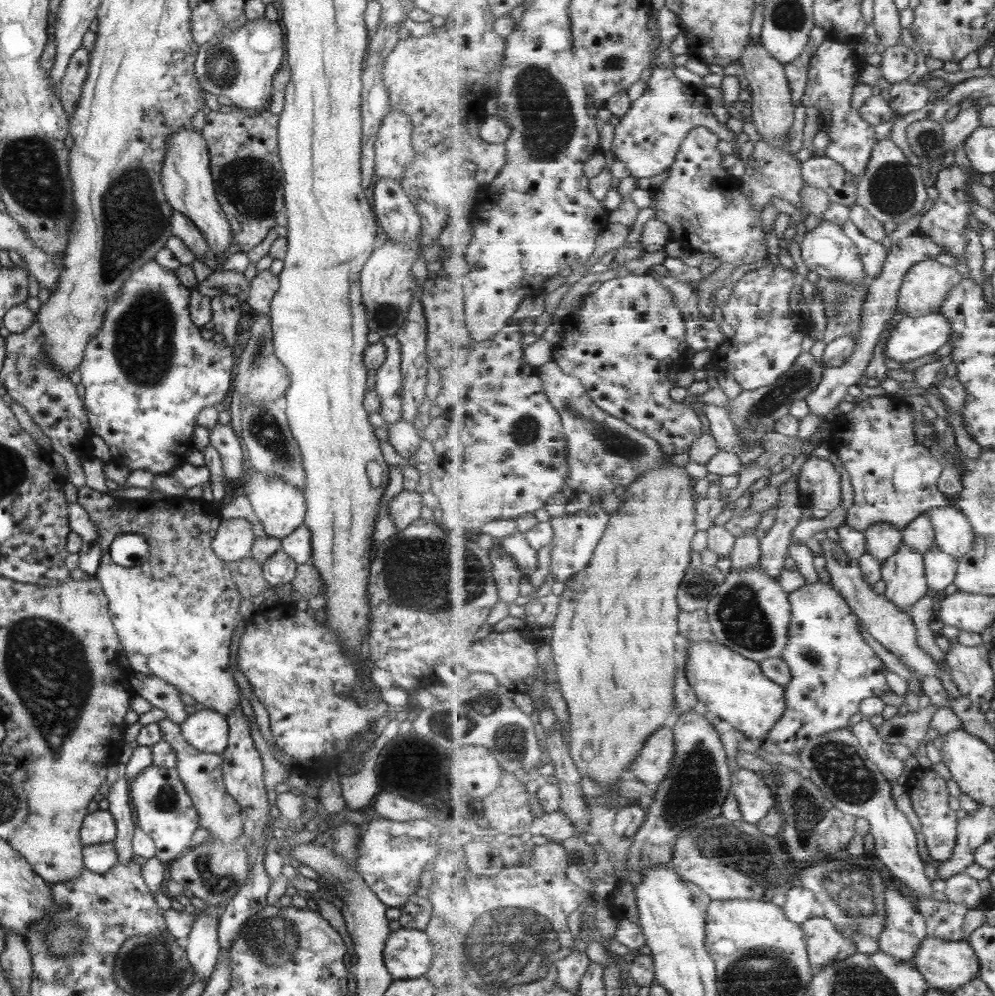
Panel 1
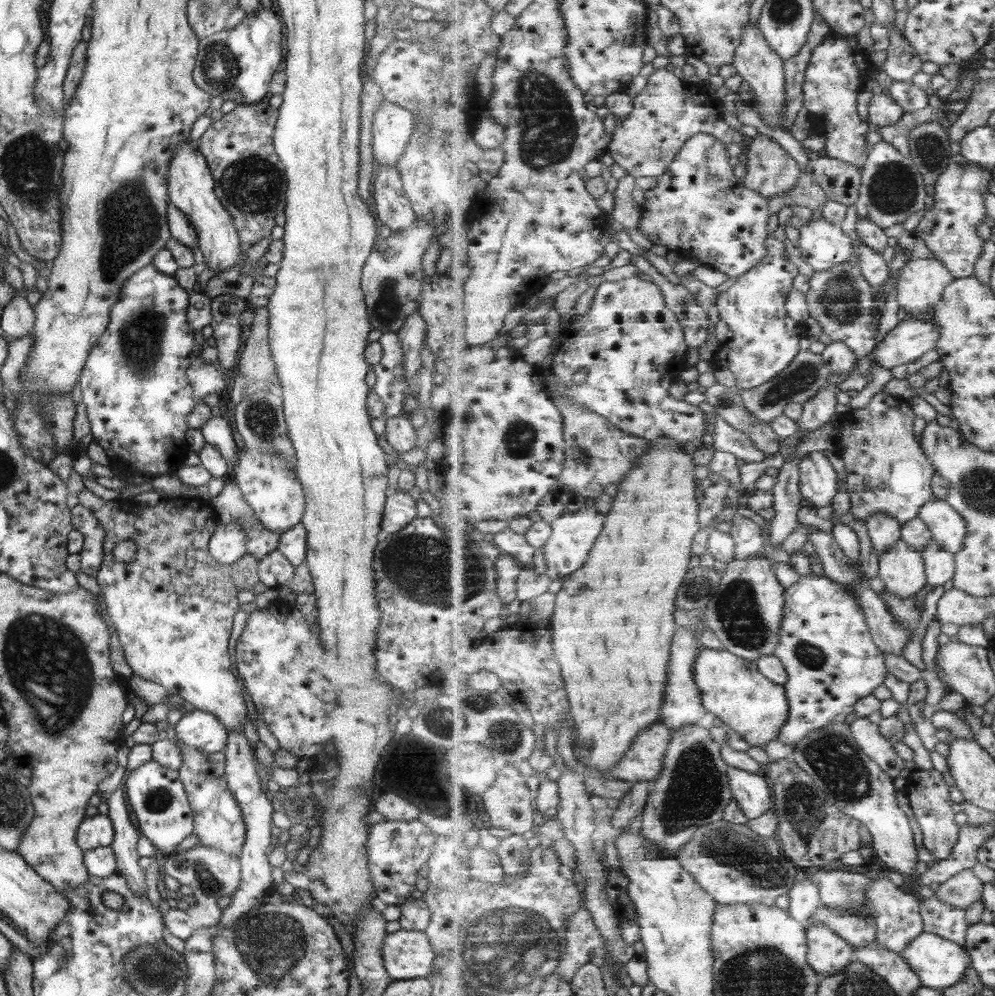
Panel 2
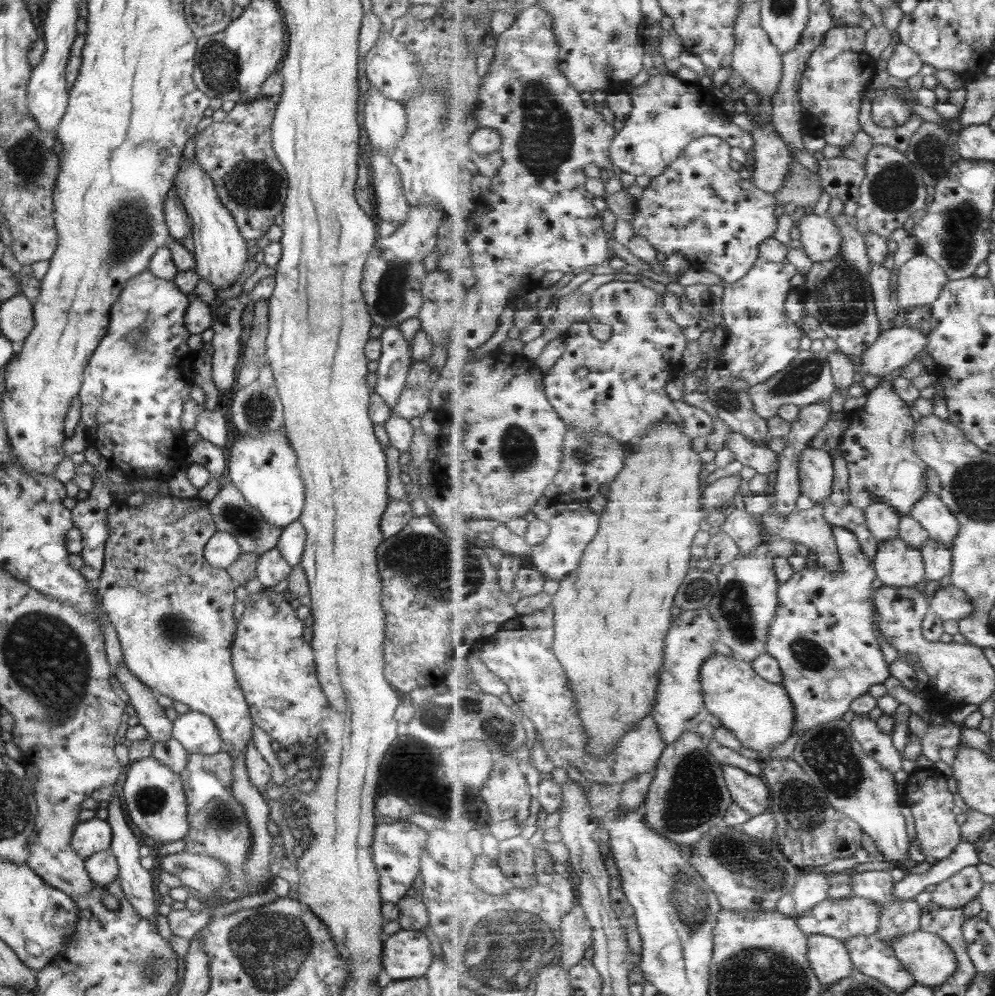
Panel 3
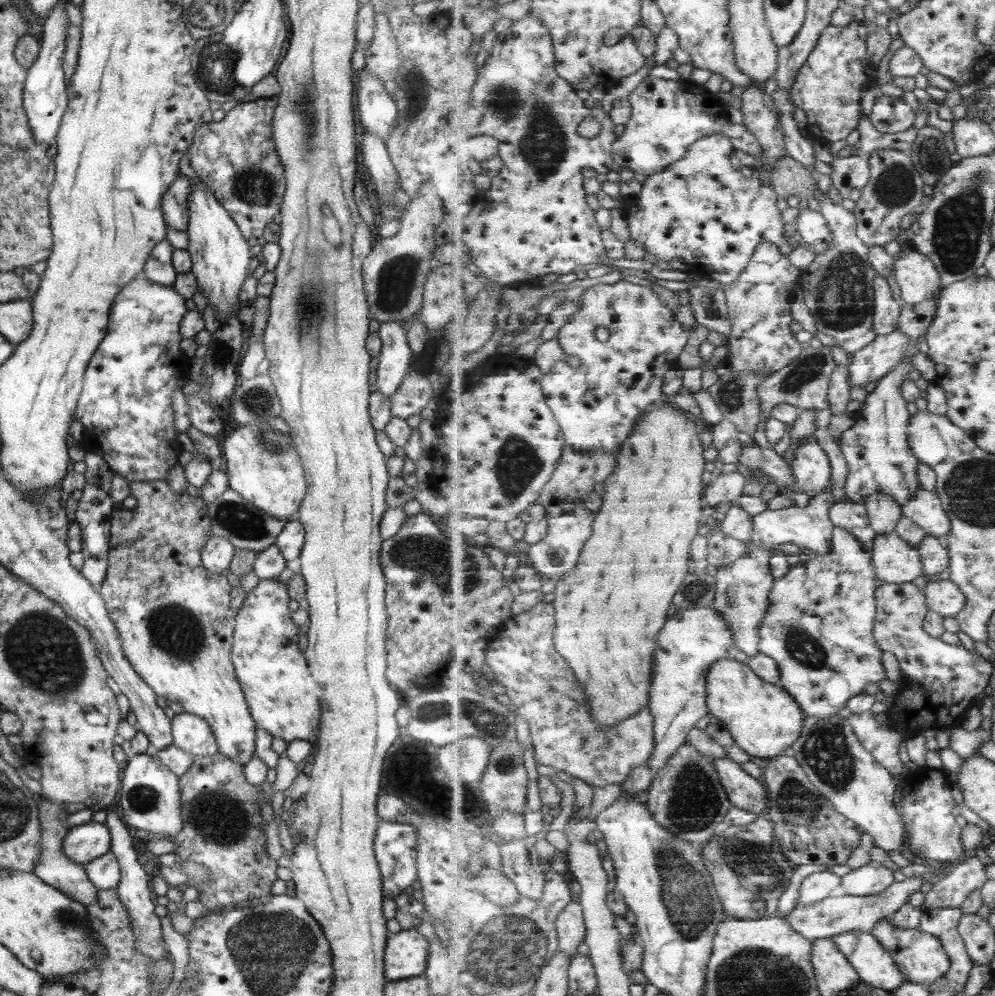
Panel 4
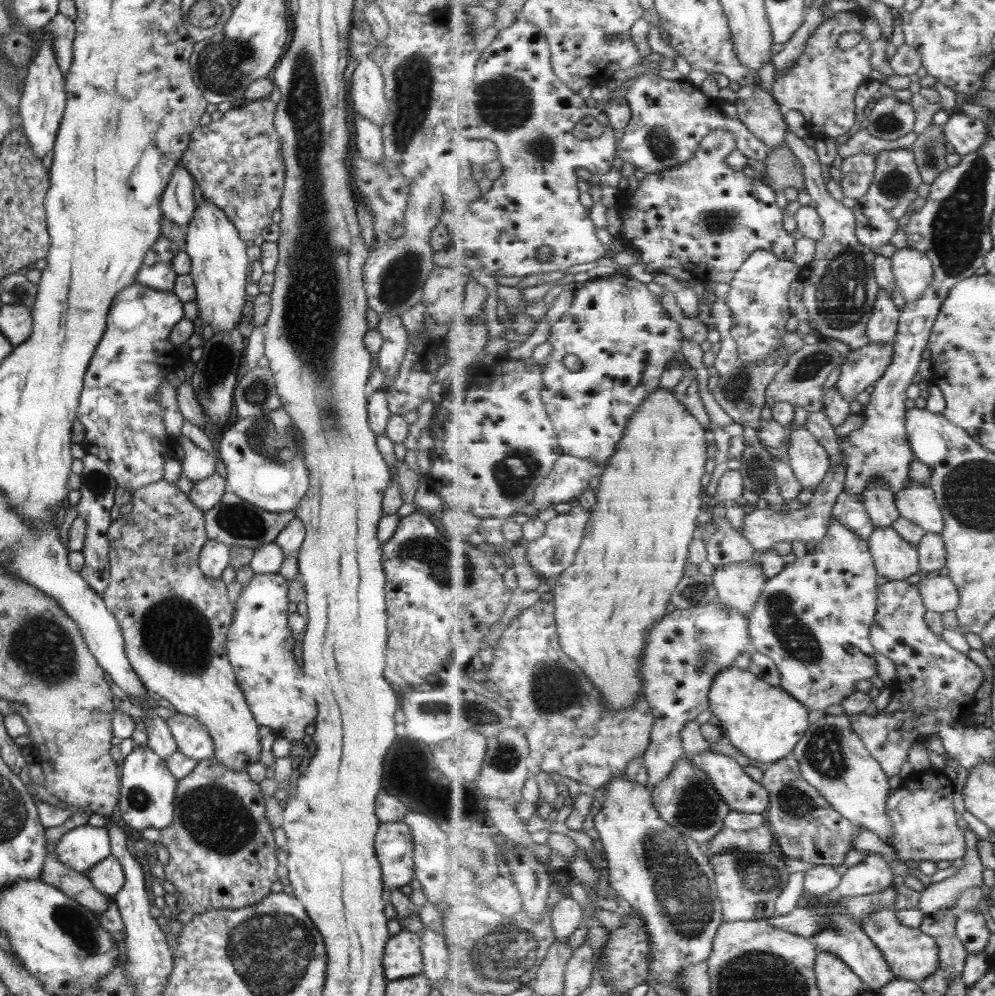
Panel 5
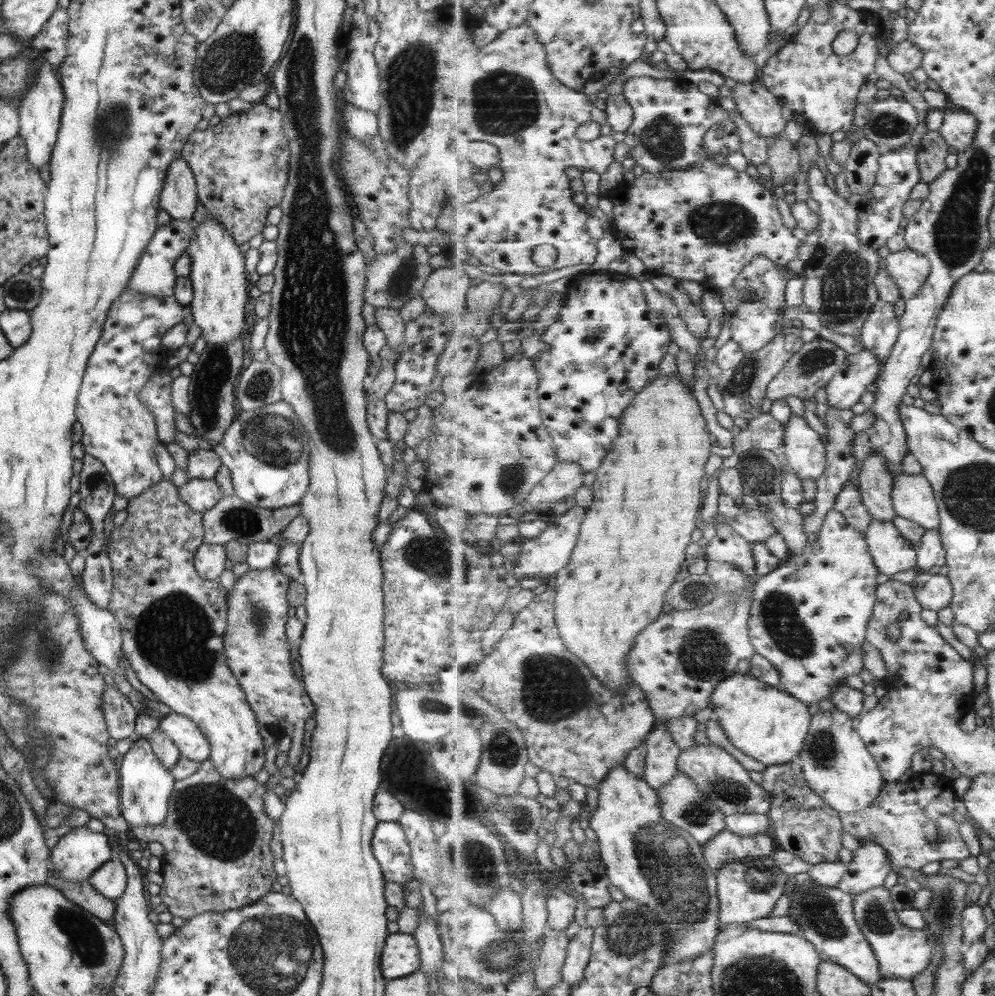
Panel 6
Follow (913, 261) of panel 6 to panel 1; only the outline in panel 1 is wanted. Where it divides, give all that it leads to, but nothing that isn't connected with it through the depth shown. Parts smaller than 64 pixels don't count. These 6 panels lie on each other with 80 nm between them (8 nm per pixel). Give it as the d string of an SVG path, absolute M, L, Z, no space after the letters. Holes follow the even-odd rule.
M935 259L914 264L906 274L898 296L898 308L901 308L901 314L905 317L919 317L940 312L940 307L945 302L946 296L950 295L950 290L957 286L963 278L966 276L960 274L956 267L943 265Z

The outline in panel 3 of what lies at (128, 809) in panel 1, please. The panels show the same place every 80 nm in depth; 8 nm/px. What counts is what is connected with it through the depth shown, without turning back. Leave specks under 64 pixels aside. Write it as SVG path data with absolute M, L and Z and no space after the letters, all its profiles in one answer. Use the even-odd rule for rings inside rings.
M118 792L115 793L106 804L107 816L104 820L111 829L110 849L115 857L118 866L118 885L121 887L127 902L138 912L139 916L146 918L148 922L155 923L155 896L153 895L153 882L149 872L139 865L138 834L126 819L124 808L119 798Z

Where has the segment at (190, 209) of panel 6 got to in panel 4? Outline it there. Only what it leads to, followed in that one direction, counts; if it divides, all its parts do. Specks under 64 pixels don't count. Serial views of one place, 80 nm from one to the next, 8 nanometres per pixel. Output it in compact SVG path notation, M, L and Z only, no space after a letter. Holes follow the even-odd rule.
M179 174L161 197L160 209L164 223L173 230L185 231L188 227L189 182L187 177Z

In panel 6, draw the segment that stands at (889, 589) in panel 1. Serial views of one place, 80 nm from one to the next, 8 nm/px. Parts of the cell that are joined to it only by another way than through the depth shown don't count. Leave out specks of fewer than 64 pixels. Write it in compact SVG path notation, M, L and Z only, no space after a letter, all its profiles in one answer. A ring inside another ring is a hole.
M874 519L865 536L875 565L883 575L890 577L903 570L919 568L916 545L899 533L894 522Z

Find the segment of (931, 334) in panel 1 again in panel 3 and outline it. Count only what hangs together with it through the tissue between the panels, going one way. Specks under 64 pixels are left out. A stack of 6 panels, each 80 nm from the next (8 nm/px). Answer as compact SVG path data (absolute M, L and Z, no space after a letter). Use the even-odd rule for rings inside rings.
M893 327L880 334L880 337L876 340L874 345L871 345L860 358L857 359L860 372L866 379L869 376L880 378L887 376L887 374L893 373L897 368L902 368L919 354L919 352L926 351L929 339L928 334L923 335L919 327Z

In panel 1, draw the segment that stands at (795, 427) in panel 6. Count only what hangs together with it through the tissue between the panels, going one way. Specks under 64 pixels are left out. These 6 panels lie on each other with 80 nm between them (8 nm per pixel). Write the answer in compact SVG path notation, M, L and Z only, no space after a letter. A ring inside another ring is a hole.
M810 455L798 475L800 494L809 498L813 507L832 512L843 500L840 469L829 460Z

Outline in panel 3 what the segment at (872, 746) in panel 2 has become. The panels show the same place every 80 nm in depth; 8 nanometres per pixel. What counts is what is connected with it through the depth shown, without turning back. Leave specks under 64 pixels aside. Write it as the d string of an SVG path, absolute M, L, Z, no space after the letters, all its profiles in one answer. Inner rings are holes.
M868 713L855 714L850 722L855 738L872 757L875 757L875 760L883 765L883 768L892 773L903 770L901 762L905 756L896 752L895 746L893 746L893 736L882 732L875 721L875 719L869 718Z

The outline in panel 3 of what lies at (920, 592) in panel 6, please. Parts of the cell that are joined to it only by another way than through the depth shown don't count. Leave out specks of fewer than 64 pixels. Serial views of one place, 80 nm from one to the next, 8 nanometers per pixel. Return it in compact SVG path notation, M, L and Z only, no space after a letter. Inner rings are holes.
M948 581L942 583L929 602L931 610L943 621L955 620L958 622L976 611L969 595L950 585Z

